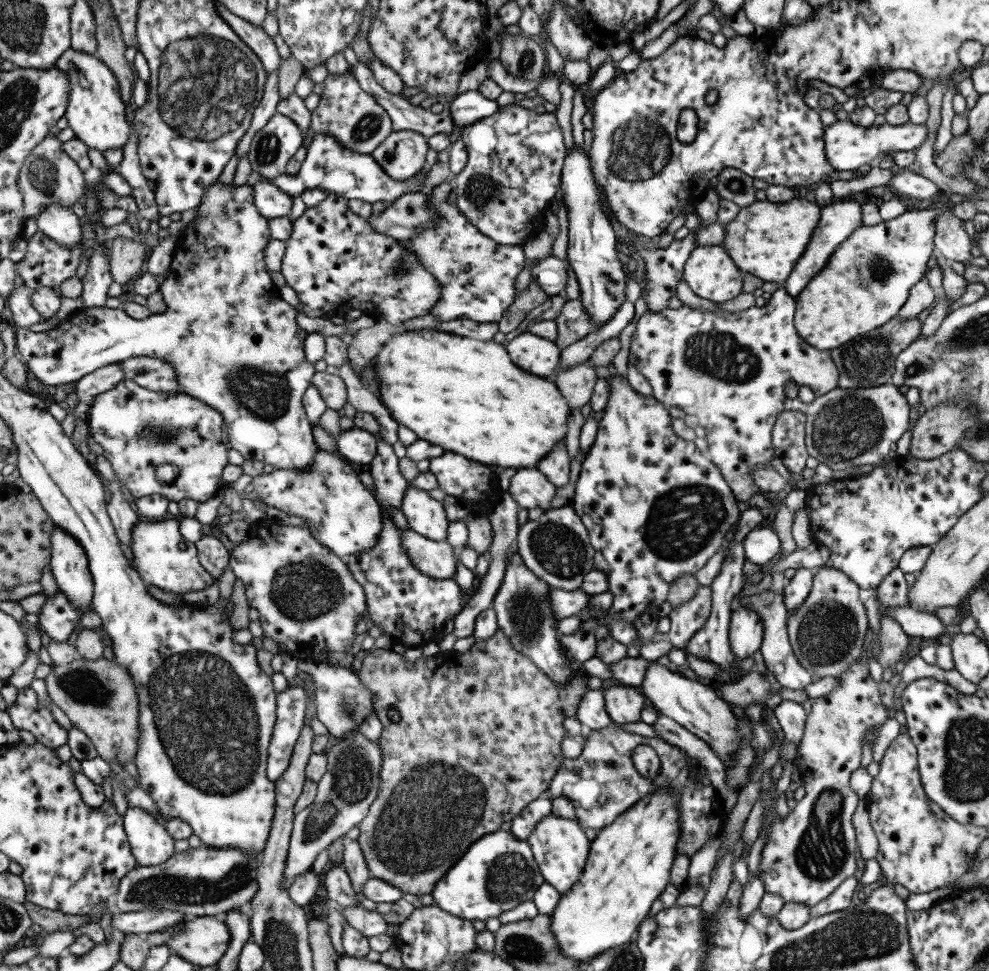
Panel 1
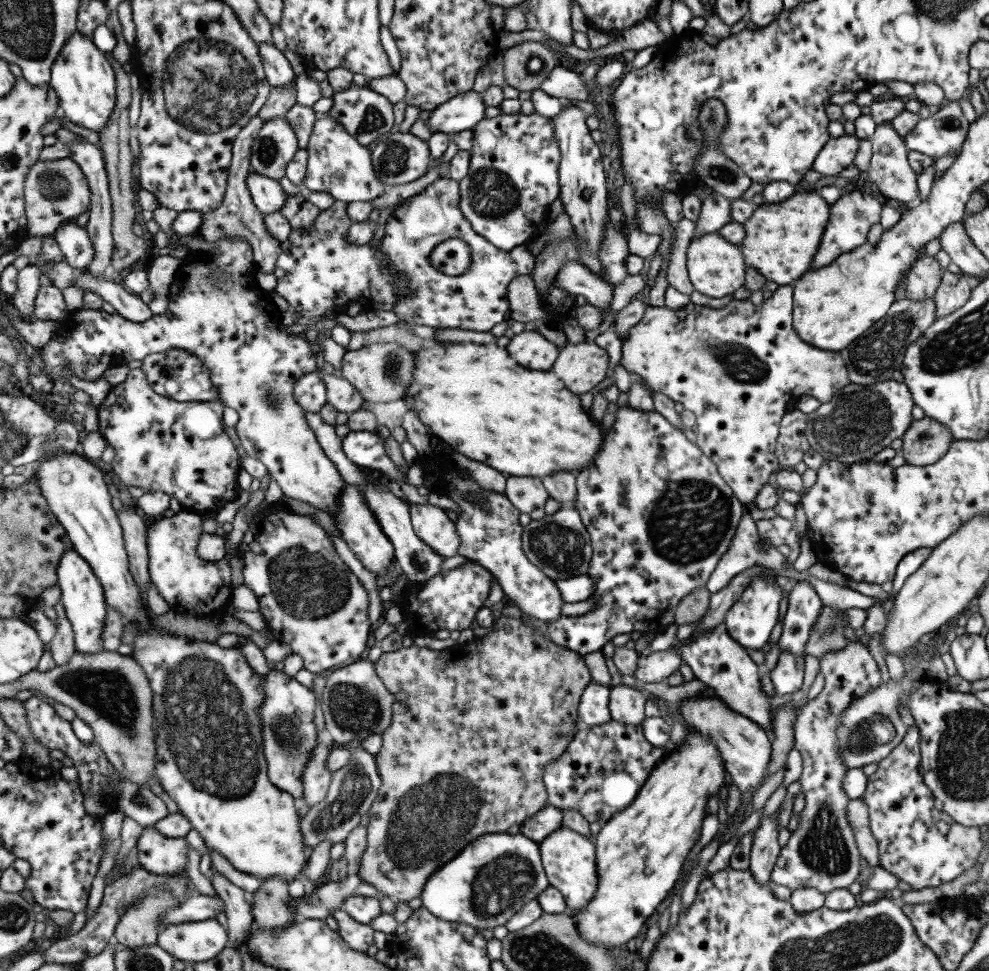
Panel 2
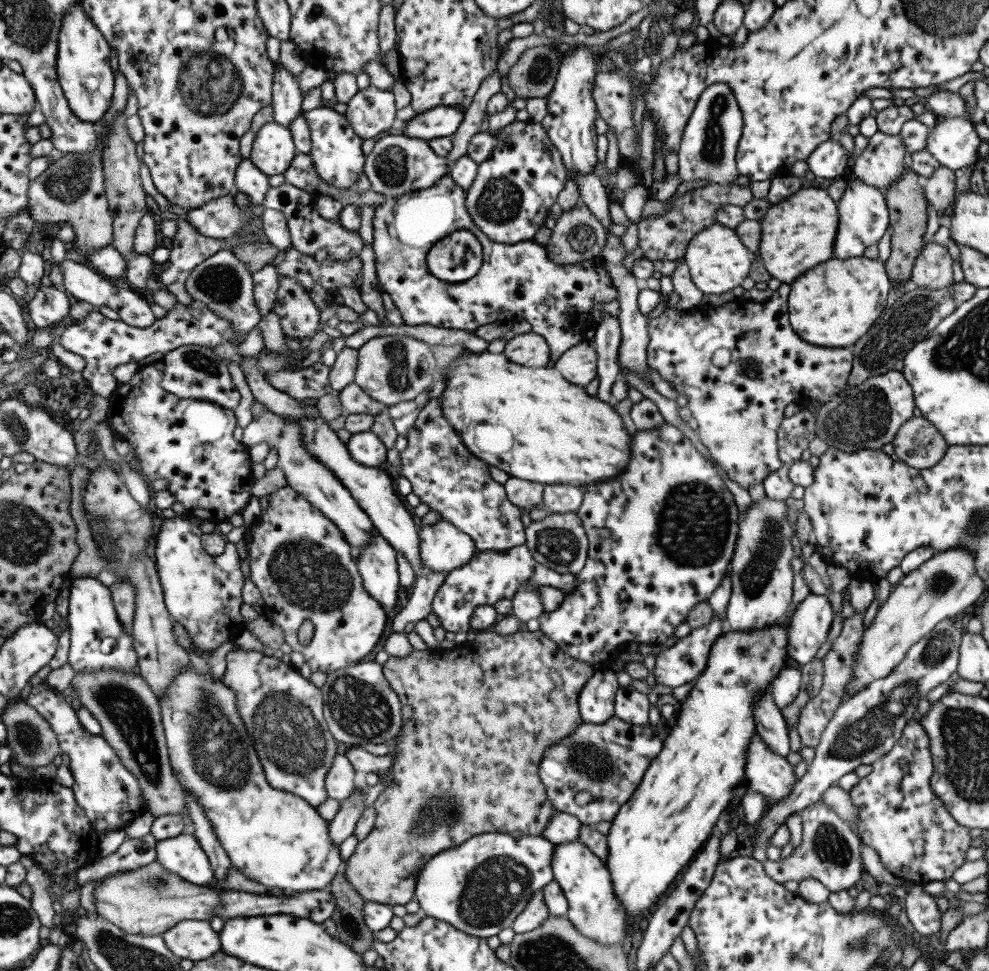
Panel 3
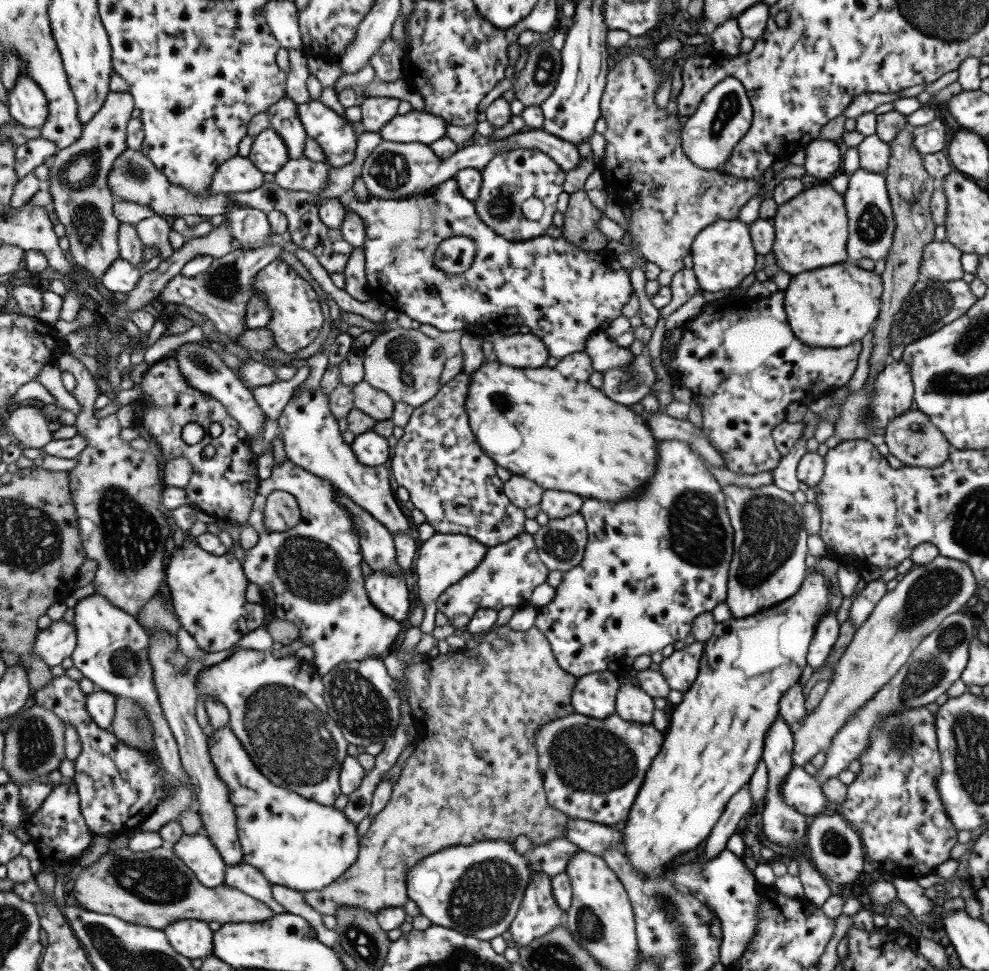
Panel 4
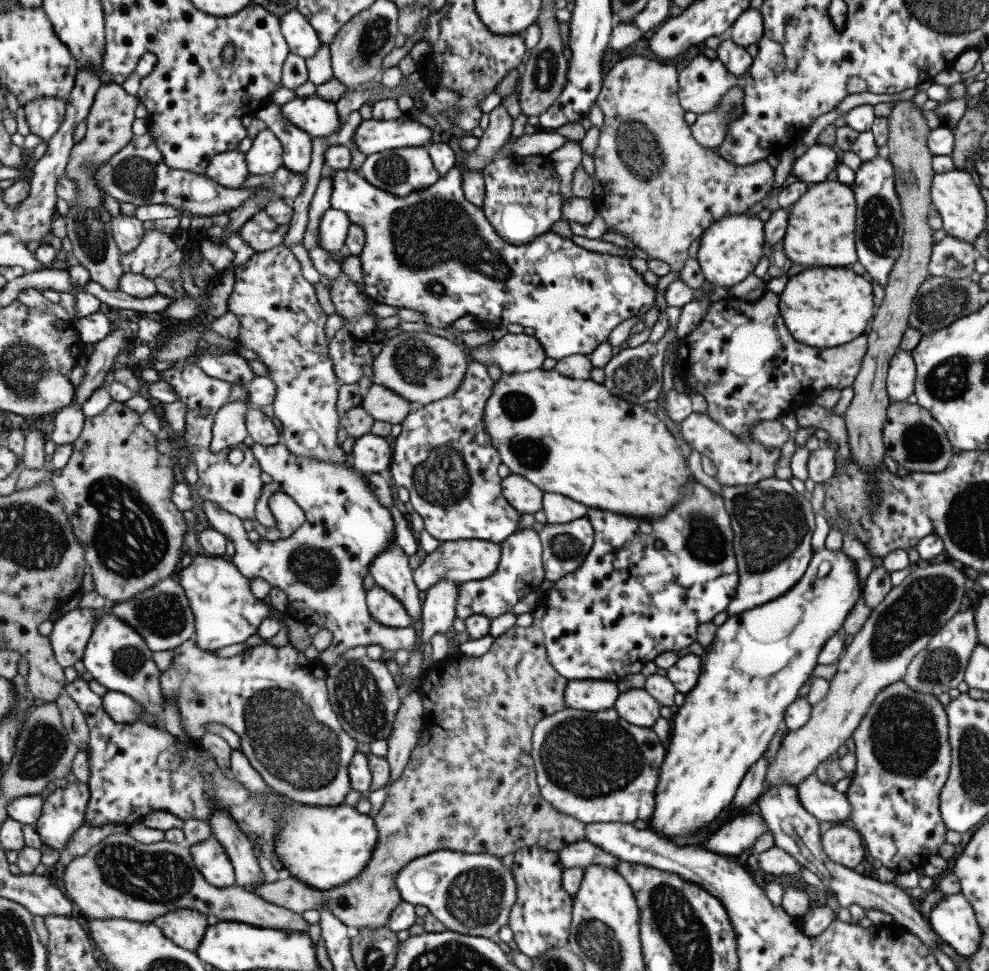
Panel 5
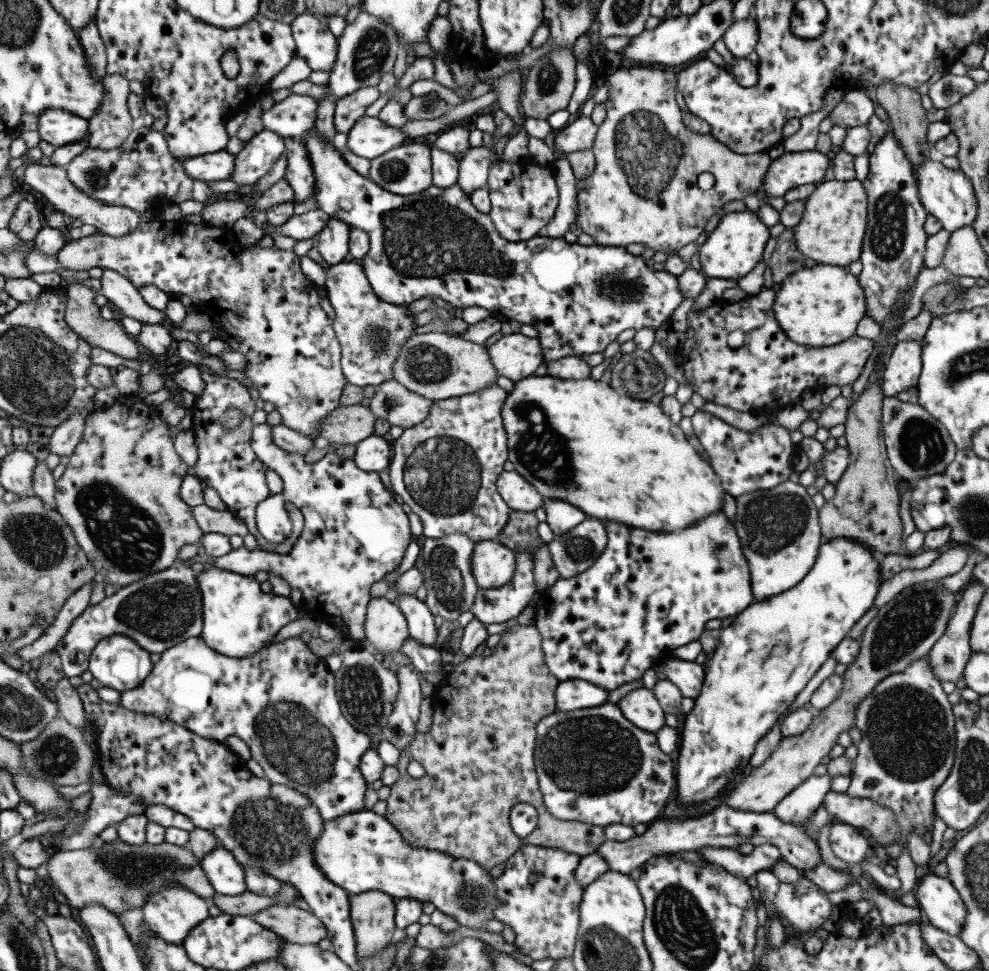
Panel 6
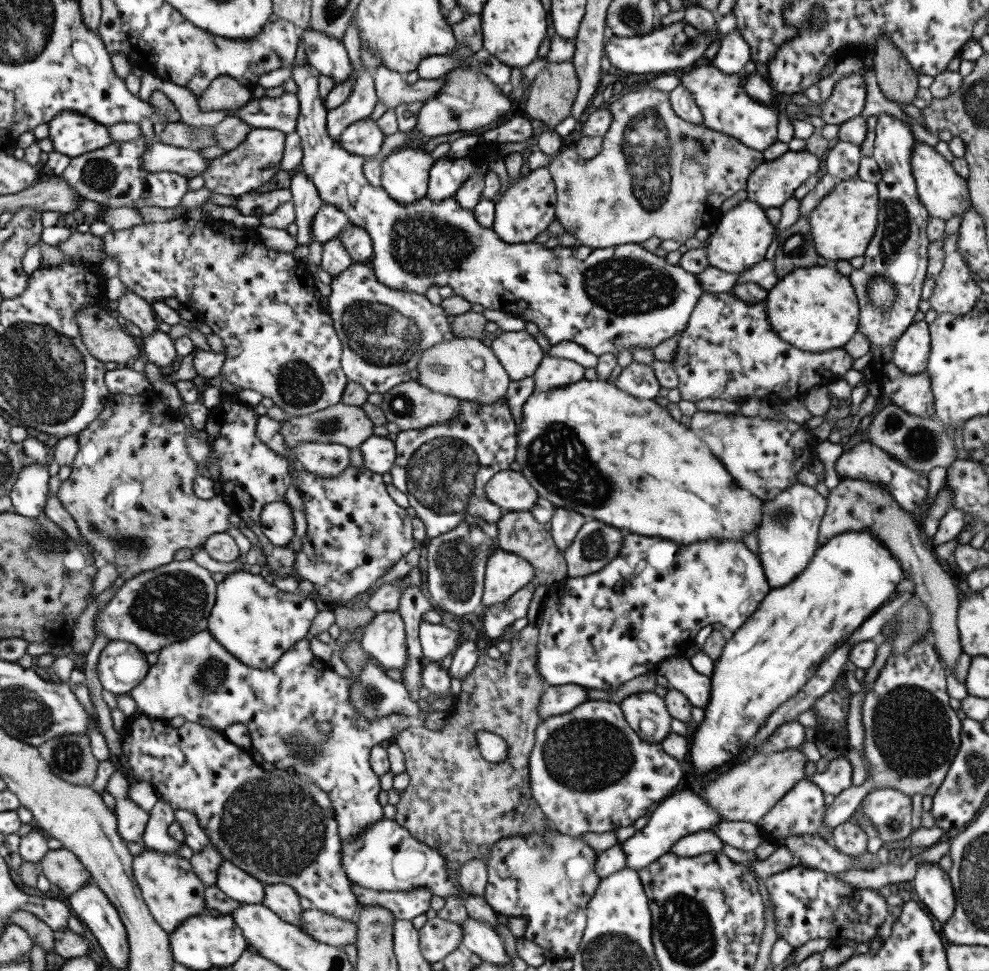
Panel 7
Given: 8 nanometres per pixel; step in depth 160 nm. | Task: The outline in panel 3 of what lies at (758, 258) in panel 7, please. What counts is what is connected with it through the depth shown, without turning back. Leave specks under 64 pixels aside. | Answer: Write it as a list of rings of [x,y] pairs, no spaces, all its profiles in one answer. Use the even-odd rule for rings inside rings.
[[[714,222],[687,241],[682,259],[687,265],[691,282],[703,294],[721,294],[739,287],[743,278],[748,276],[752,254],[741,244],[734,229]]]

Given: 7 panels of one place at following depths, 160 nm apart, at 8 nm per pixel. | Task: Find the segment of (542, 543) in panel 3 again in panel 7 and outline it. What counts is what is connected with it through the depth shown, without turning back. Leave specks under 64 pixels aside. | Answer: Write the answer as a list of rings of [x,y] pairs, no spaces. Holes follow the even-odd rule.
[[[595,519],[585,520],[562,552],[567,577],[584,577],[611,562],[621,548],[623,532]]]

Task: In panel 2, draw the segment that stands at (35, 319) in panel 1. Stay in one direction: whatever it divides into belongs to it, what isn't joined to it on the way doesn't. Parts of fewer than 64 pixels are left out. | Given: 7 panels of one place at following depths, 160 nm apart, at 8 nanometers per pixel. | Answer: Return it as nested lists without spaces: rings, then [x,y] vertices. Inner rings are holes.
[[[27,265],[18,274],[18,289],[13,295],[16,309],[28,320],[35,320],[36,298],[43,286],[45,276],[38,266]]]

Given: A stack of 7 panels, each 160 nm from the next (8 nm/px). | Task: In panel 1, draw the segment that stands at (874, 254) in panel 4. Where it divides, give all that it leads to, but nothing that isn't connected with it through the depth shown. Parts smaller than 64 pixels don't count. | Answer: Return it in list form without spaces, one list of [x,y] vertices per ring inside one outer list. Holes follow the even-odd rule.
[[[837,199],[830,205],[821,207],[820,218],[817,221],[817,226],[813,230],[813,234],[810,236],[811,240],[804,246],[803,254],[799,256],[799,262],[793,266],[789,278],[786,278],[781,282],[783,290],[791,298],[797,298],[797,294],[805,288],[805,284],[811,280],[809,276],[815,276],[823,266],[825,266],[825,260],[831,256],[831,252],[839,246],[847,237],[851,234],[851,231],[861,225],[861,204],[856,201]]]

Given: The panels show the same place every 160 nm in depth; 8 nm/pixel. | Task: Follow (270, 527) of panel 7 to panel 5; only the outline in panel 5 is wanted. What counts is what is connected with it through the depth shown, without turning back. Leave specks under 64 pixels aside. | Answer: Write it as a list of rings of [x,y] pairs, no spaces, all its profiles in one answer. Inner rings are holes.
[[[281,442],[273,445],[261,445],[253,443],[250,446],[252,456],[259,464],[260,472],[271,477],[269,484],[263,484],[261,494],[254,504],[254,519],[264,527],[274,525],[273,515],[269,512],[267,499],[277,492],[287,494],[295,501],[297,506],[304,512],[302,529],[293,531],[291,536],[281,541],[256,541],[251,542],[246,537],[246,532],[241,527],[241,519],[233,514],[221,510],[215,503],[203,500],[203,514],[209,528],[220,532],[228,538],[235,547],[235,554],[228,560],[235,568],[249,580],[263,578],[269,586],[282,590],[287,597],[288,615],[296,621],[306,624],[315,624],[317,628],[326,628],[332,638],[329,645],[322,651],[318,651],[317,659],[326,668],[333,665],[337,657],[349,648],[379,644],[383,650],[406,650],[415,652],[417,650],[414,630],[412,626],[392,629],[374,621],[366,607],[363,589],[363,576],[367,574],[371,560],[387,548],[387,544],[394,542],[394,524],[389,509],[378,504],[373,491],[367,487],[365,474],[355,470],[351,464],[345,463],[323,463],[317,459],[295,456]]]

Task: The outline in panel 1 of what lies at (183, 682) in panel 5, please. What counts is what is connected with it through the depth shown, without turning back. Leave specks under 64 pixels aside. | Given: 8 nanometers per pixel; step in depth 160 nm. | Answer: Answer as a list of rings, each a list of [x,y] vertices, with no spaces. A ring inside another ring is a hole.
[[[289,684],[275,696],[275,722],[266,756],[266,777],[273,782],[287,768],[299,731],[303,726],[307,695],[299,684]]]

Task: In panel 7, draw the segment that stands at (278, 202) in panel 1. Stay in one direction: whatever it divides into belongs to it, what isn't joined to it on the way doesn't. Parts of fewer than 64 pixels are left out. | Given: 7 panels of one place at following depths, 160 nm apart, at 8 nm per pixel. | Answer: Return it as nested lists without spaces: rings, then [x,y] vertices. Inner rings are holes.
[[[141,119],[138,122],[148,147],[142,154],[142,169],[147,172],[169,171],[180,174],[187,179],[199,176],[207,167],[210,159],[205,158],[195,148],[181,148],[161,144],[153,133],[152,122]]]

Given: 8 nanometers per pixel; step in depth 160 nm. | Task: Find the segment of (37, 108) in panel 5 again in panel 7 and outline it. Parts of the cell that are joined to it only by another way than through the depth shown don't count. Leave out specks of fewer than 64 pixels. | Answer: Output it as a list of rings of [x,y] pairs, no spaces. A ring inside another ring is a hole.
[[[81,113],[58,114],[48,126],[56,150],[72,158],[115,143],[107,125]]]

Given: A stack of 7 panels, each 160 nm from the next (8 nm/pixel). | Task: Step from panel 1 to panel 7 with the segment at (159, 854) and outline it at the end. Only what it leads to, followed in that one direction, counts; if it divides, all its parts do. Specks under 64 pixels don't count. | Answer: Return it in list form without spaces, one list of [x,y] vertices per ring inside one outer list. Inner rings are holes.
[[[223,858],[217,867],[214,885],[228,898],[242,904],[261,904],[265,895],[260,880]]]

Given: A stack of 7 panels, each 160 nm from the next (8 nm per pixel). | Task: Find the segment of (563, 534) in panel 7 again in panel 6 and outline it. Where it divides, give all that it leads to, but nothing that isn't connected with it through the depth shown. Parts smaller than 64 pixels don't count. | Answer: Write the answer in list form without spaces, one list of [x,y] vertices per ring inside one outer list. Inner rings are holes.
[[[543,497],[542,507],[546,514],[544,521],[548,524],[552,534],[557,536],[566,530],[571,530],[579,522],[583,522],[585,518],[589,518],[582,510],[559,499]]]

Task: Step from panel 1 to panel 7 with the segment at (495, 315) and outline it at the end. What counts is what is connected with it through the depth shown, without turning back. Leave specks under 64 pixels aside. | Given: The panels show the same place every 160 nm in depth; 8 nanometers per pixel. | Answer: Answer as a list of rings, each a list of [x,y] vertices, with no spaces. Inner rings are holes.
[[[302,53],[295,60],[293,67],[291,67],[291,79],[297,86],[297,100],[299,103],[299,112],[296,120],[296,133],[300,136],[300,143],[302,148],[302,157],[300,160],[300,168],[307,175],[307,178],[314,184],[317,194],[323,203],[334,206],[335,209],[345,214],[347,221],[355,226],[360,226],[367,232],[372,242],[372,258],[369,263],[377,282],[392,288],[393,290],[402,290],[403,292],[414,292],[415,294],[425,294],[425,290],[432,284],[435,286],[449,286],[452,290],[453,296],[461,296],[471,304],[481,304],[485,309],[501,310],[507,314],[517,316],[525,323],[533,322],[540,330],[541,334],[548,340],[550,346],[559,342],[573,342],[585,349],[588,353],[594,354],[596,357],[605,353],[618,354],[623,349],[629,350],[632,354],[633,349],[651,349],[657,346],[663,340],[679,334],[686,325],[688,316],[693,310],[699,295],[703,292],[702,288],[696,283],[695,274],[691,274],[683,270],[678,264],[671,265],[663,259],[663,257],[656,257],[653,252],[645,250],[640,243],[637,244],[623,244],[617,246],[609,246],[605,249],[591,249],[583,245],[570,245],[567,247],[559,247],[548,249],[539,243],[529,241],[526,243],[507,244],[503,242],[491,228],[483,228],[475,218],[473,218],[472,210],[463,210],[459,208],[454,197],[444,198],[440,201],[434,201],[426,196],[418,198],[416,201],[402,205],[395,199],[389,198],[389,195],[380,186],[371,186],[362,173],[361,165],[365,160],[365,156],[355,156],[349,154],[339,144],[338,139],[332,139],[328,136],[326,131],[326,108],[321,102],[318,95],[318,78],[319,73],[315,71],[313,76],[313,68],[309,66],[309,62],[302,58]]]

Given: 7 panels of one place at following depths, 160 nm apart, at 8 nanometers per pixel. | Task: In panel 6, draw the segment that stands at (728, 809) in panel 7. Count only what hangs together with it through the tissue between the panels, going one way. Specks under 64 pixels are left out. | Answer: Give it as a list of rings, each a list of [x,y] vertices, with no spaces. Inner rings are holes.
[[[938,580],[916,582],[902,588],[889,602],[877,608],[870,622],[864,626],[858,641],[855,658],[846,665],[842,676],[843,688],[839,696],[825,708],[815,712],[809,726],[801,734],[782,737],[769,758],[752,768],[749,775],[733,782],[723,794],[725,805],[743,812],[764,813],[789,794],[798,784],[812,775],[813,768],[827,759],[831,746],[840,732],[849,730],[855,720],[854,712],[880,680],[901,672],[914,660],[924,656],[945,630],[956,607],[955,593],[947,591]]]

